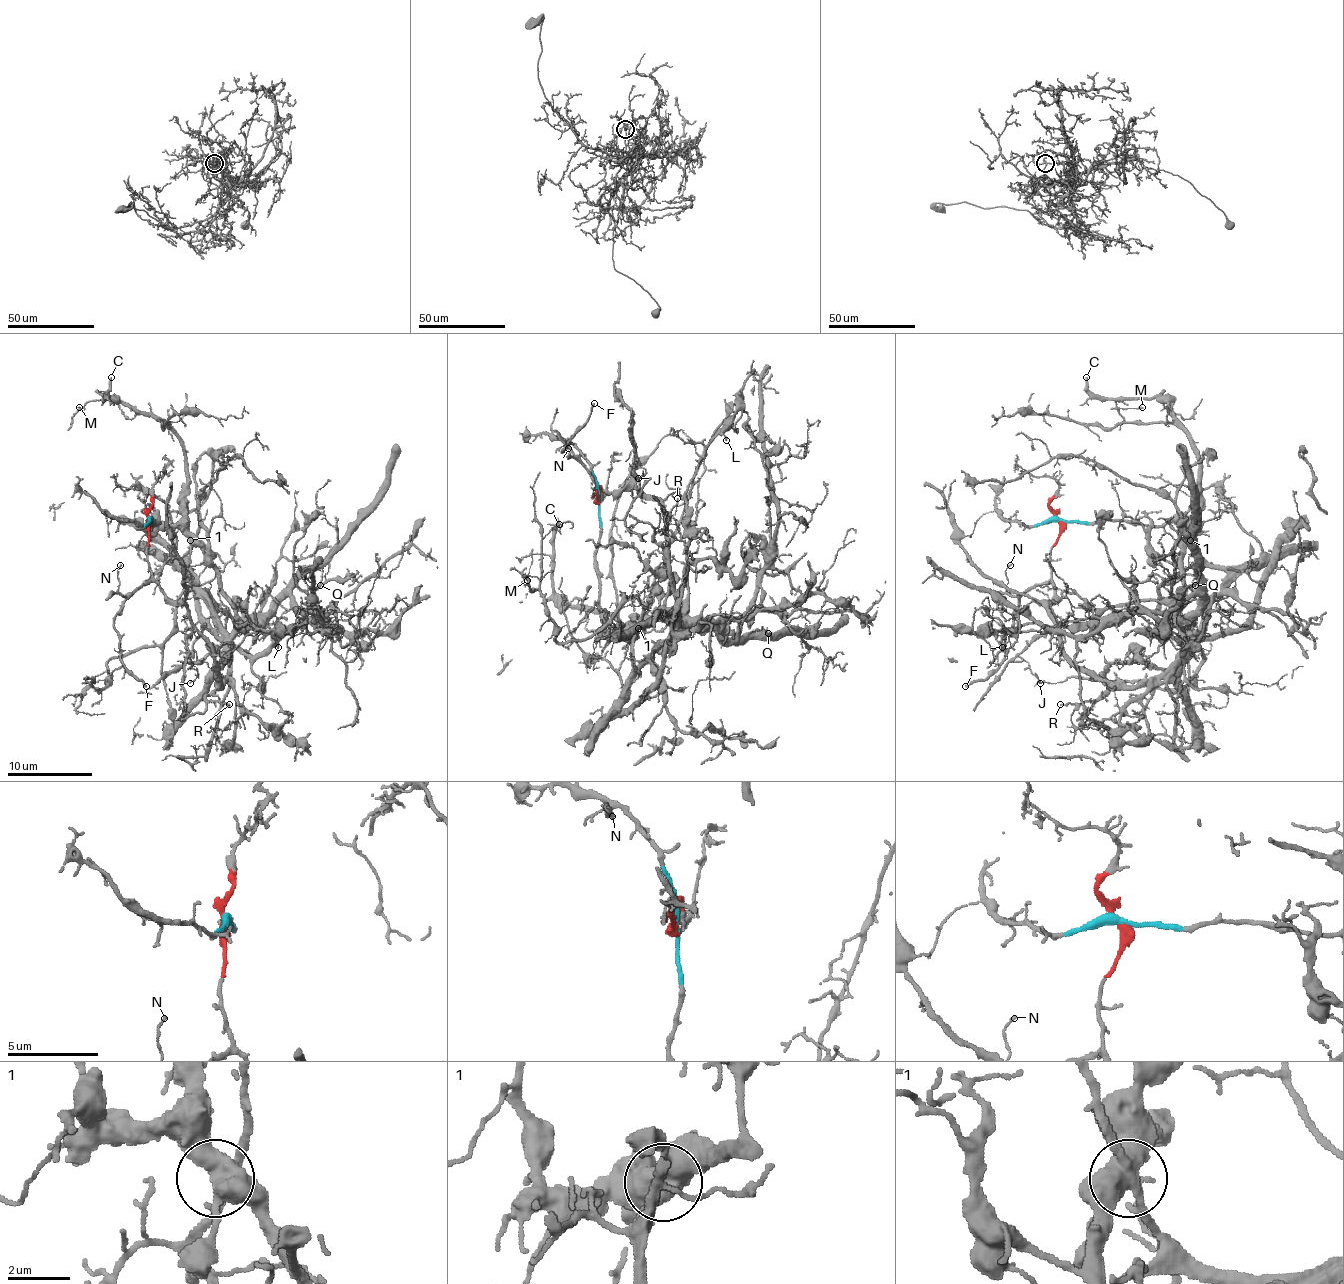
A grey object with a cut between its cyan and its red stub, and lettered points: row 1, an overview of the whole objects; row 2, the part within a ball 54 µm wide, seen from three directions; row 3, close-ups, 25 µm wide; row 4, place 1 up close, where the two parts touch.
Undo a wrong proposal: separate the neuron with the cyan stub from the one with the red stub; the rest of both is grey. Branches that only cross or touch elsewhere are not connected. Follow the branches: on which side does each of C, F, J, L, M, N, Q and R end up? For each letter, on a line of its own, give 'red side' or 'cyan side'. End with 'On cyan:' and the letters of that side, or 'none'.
C: cyan side
F: red side
J: red side
L: cyan side
M: cyan side
N: red side
Q: cyan side
R: red side
On cyan: C, L, M, Q

